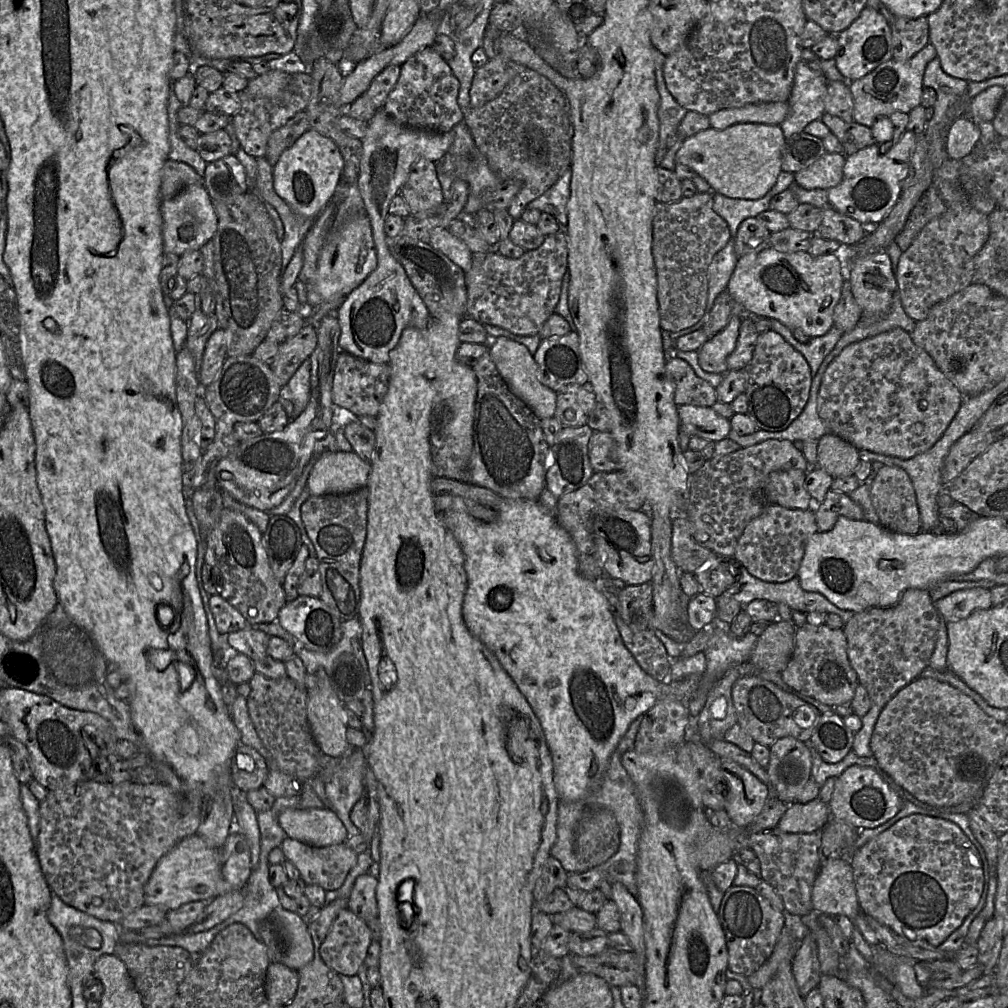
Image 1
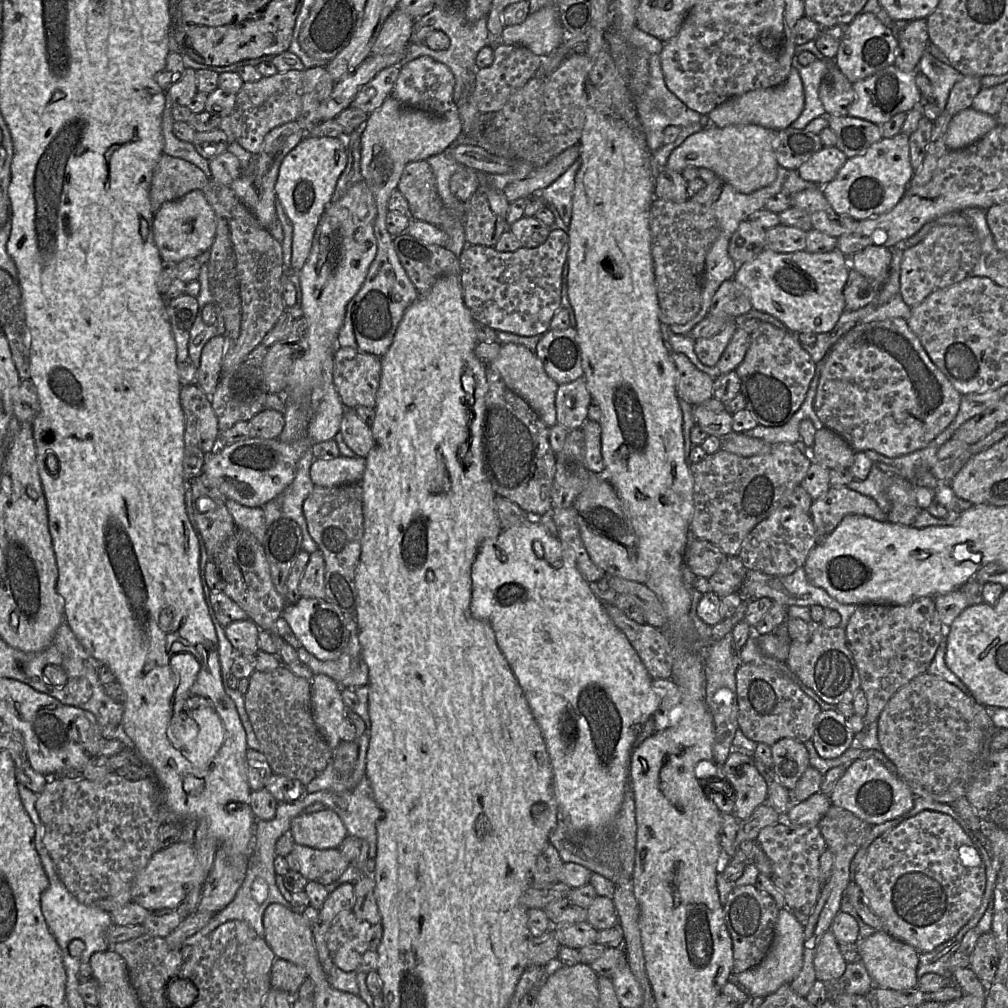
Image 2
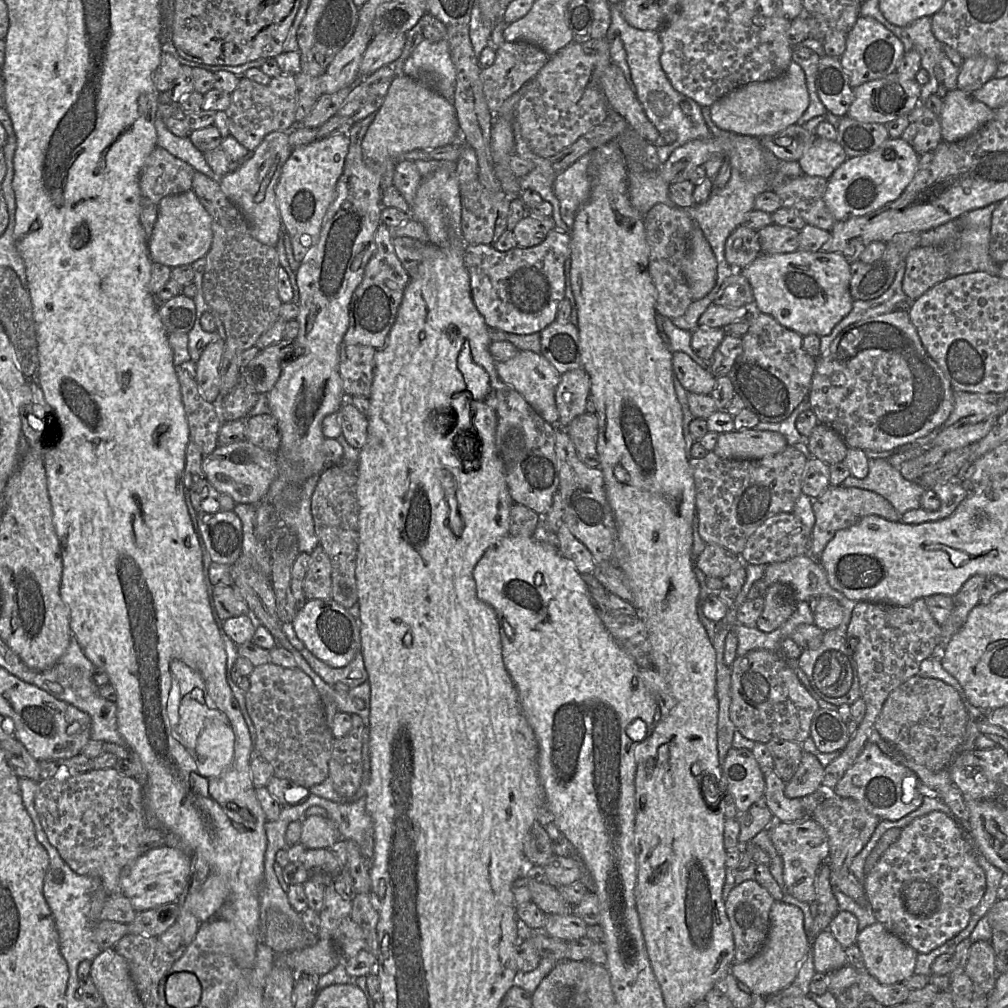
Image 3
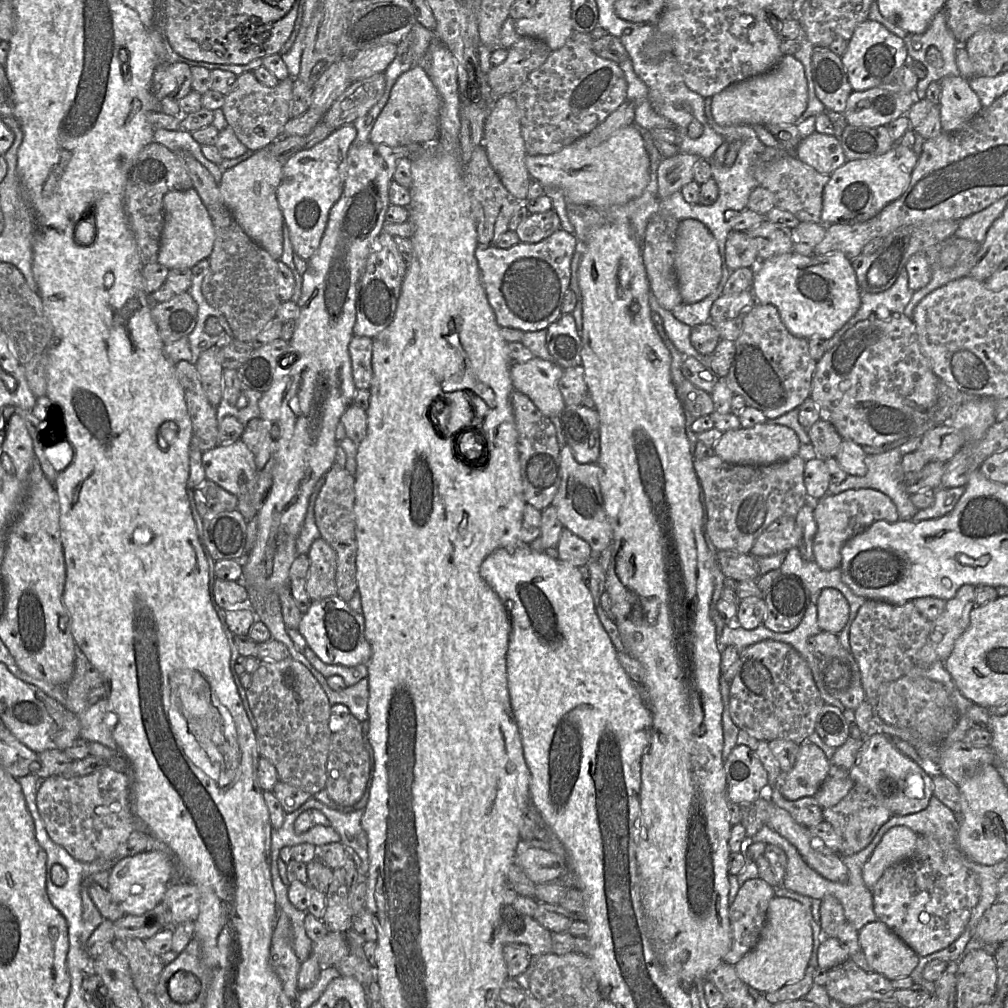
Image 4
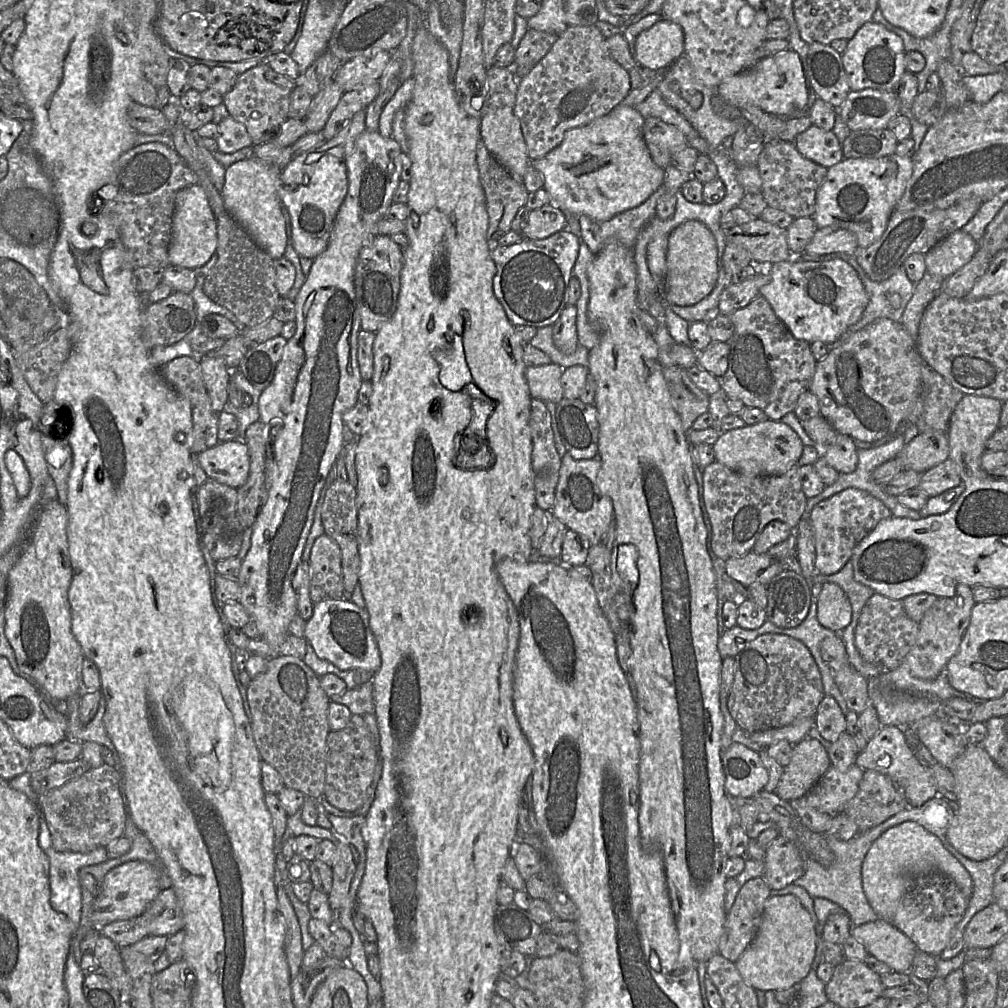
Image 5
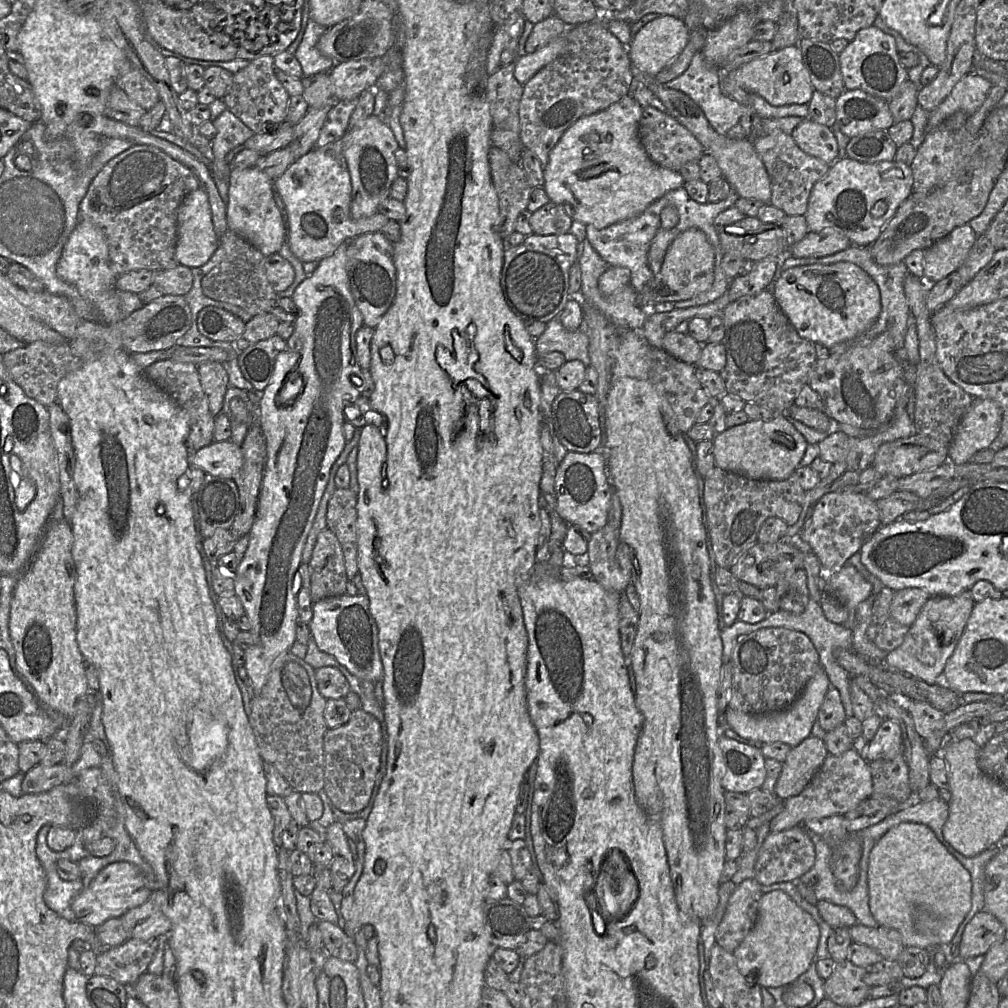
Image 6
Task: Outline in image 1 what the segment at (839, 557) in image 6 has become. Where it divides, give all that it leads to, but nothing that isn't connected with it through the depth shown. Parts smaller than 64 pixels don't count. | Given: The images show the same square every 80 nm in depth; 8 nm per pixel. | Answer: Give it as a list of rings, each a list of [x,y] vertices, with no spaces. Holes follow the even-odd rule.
[[[829,490],[825,499],[820,504],[812,507],[815,515],[817,529],[827,532],[833,529],[839,516],[845,516],[853,520],[863,520],[862,507],[850,498],[849,494]]]

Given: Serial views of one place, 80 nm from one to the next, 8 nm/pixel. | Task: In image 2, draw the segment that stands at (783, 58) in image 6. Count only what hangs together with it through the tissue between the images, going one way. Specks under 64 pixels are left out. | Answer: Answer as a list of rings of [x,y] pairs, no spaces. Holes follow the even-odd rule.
[[[791,67],[786,81],[775,87],[756,89],[732,97],[716,106],[709,114],[712,126],[724,128],[734,125],[758,125],[780,131],[788,128],[802,113],[805,103],[803,83],[799,71]]]

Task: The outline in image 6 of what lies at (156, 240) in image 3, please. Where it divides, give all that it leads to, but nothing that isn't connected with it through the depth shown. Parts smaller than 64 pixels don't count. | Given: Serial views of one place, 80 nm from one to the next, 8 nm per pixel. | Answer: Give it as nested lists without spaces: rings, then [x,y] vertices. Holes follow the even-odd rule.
[[[198,188],[190,192],[177,213],[175,256],[180,265],[198,268],[211,258],[219,246],[207,193]]]

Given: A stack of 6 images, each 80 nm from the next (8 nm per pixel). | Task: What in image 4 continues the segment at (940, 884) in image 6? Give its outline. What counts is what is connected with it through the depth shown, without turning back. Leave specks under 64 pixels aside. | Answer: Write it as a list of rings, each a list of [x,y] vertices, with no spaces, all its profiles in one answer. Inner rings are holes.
[[[907,826],[889,829],[862,868],[865,885],[872,890],[888,867],[911,859],[917,838],[918,834]]]

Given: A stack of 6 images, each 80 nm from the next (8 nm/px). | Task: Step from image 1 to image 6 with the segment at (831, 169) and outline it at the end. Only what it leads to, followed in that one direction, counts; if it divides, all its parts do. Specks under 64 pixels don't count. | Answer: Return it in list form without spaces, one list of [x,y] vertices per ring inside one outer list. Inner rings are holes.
[[[809,117],[793,130],[792,137],[806,154],[828,164],[838,159],[838,143],[832,128],[819,124]]]

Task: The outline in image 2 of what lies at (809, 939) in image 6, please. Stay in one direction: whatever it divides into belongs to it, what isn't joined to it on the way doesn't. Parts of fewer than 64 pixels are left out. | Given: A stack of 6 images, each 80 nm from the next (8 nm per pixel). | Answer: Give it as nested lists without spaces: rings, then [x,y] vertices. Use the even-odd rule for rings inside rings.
[[[786,905],[779,909],[773,941],[763,960],[758,965],[736,974],[738,981],[749,990],[751,996],[766,997],[774,993],[783,984],[790,984],[801,970],[804,927],[791,911],[793,910]]]

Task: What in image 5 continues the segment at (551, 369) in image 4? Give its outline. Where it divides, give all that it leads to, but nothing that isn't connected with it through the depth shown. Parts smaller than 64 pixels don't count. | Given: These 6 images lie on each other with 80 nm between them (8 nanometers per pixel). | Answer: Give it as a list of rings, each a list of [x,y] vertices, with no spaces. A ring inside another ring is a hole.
[[[554,363],[527,367],[525,378],[531,397],[543,402],[559,403],[564,397],[560,384],[562,373],[563,369]]]

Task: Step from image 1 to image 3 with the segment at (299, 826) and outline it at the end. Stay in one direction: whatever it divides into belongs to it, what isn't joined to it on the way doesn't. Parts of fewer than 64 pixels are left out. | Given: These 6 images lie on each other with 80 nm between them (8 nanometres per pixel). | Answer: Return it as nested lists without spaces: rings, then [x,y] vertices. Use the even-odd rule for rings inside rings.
[[[311,816],[302,819],[299,842],[307,849],[327,849],[341,838],[337,826],[329,817]]]

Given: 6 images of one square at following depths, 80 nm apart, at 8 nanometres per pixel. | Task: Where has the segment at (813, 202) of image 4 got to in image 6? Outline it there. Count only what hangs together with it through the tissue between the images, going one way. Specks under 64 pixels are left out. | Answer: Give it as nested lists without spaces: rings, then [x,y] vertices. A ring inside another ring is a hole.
[[[774,130],[771,134],[760,137],[754,142],[754,147],[770,178],[769,203],[789,216],[805,215],[814,185],[828,173],[831,164],[806,154],[796,144],[792,134],[780,130]]]

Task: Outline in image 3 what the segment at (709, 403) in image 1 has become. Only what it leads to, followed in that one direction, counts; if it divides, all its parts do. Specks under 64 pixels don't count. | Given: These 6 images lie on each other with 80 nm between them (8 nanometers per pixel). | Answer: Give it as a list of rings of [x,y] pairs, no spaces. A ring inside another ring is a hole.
[[[684,352],[673,353],[673,370],[677,380],[689,393],[710,395],[716,378]]]

